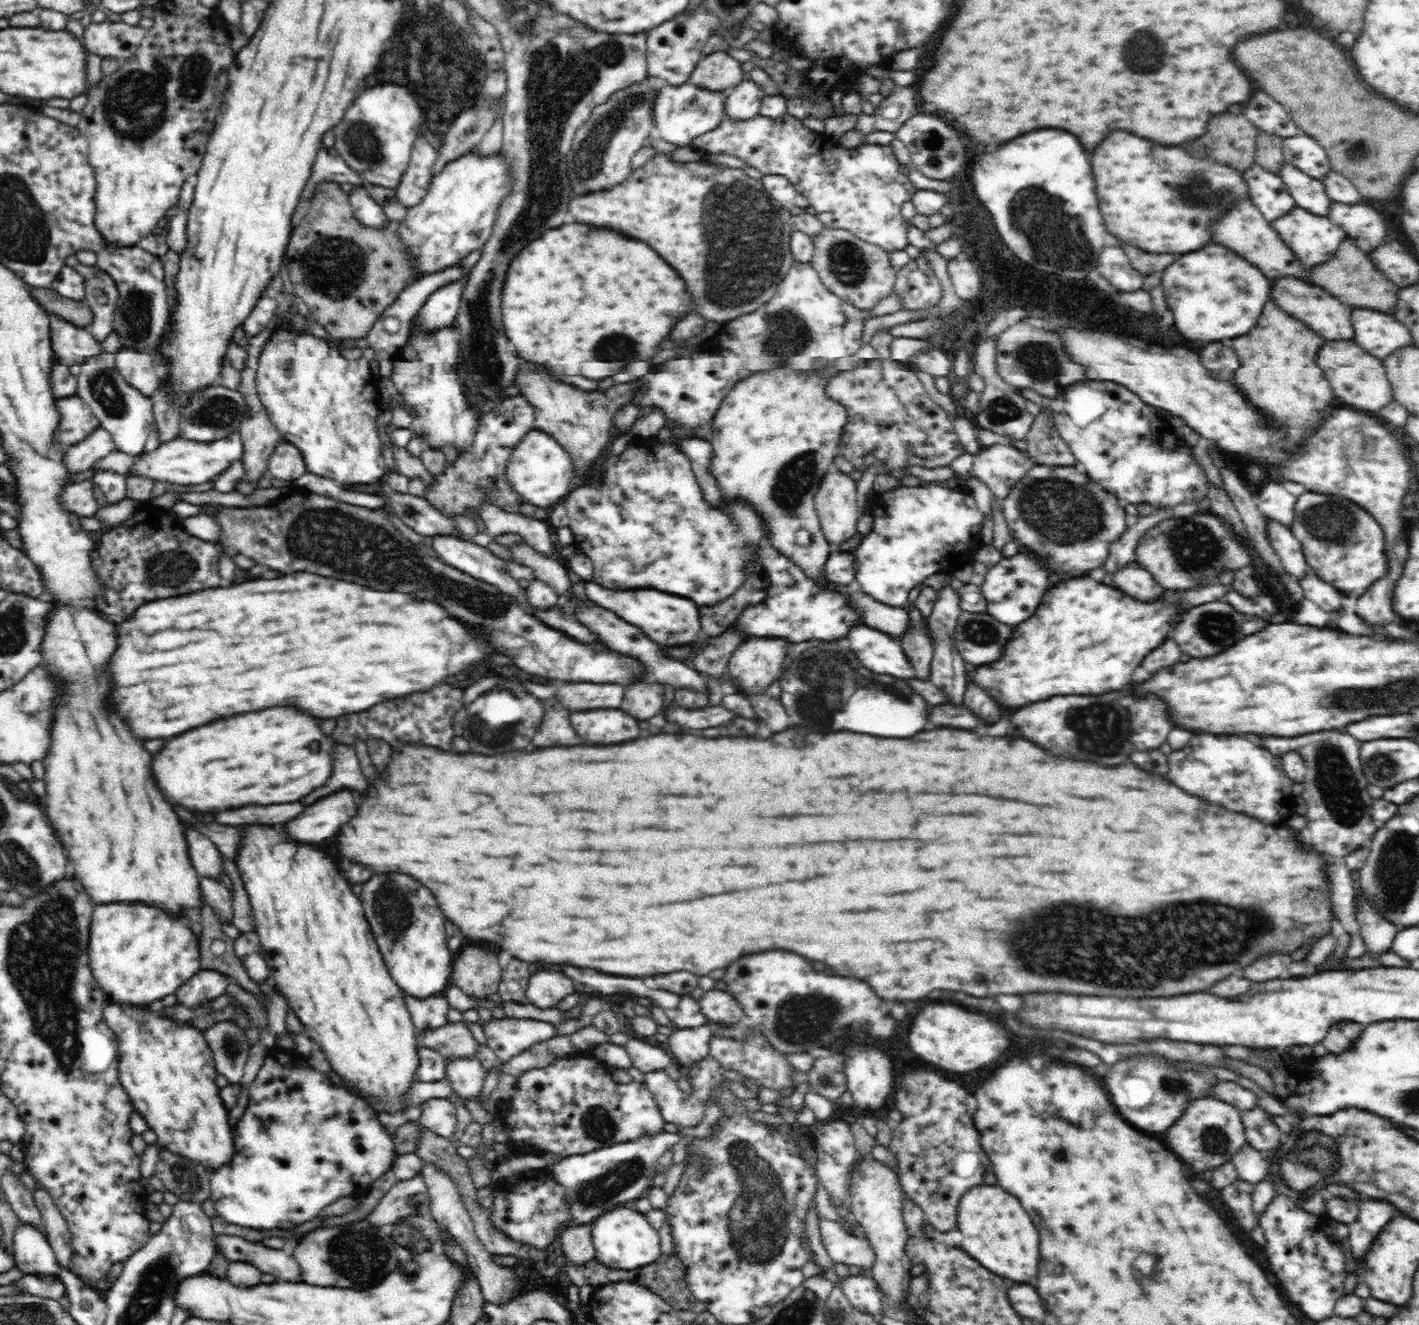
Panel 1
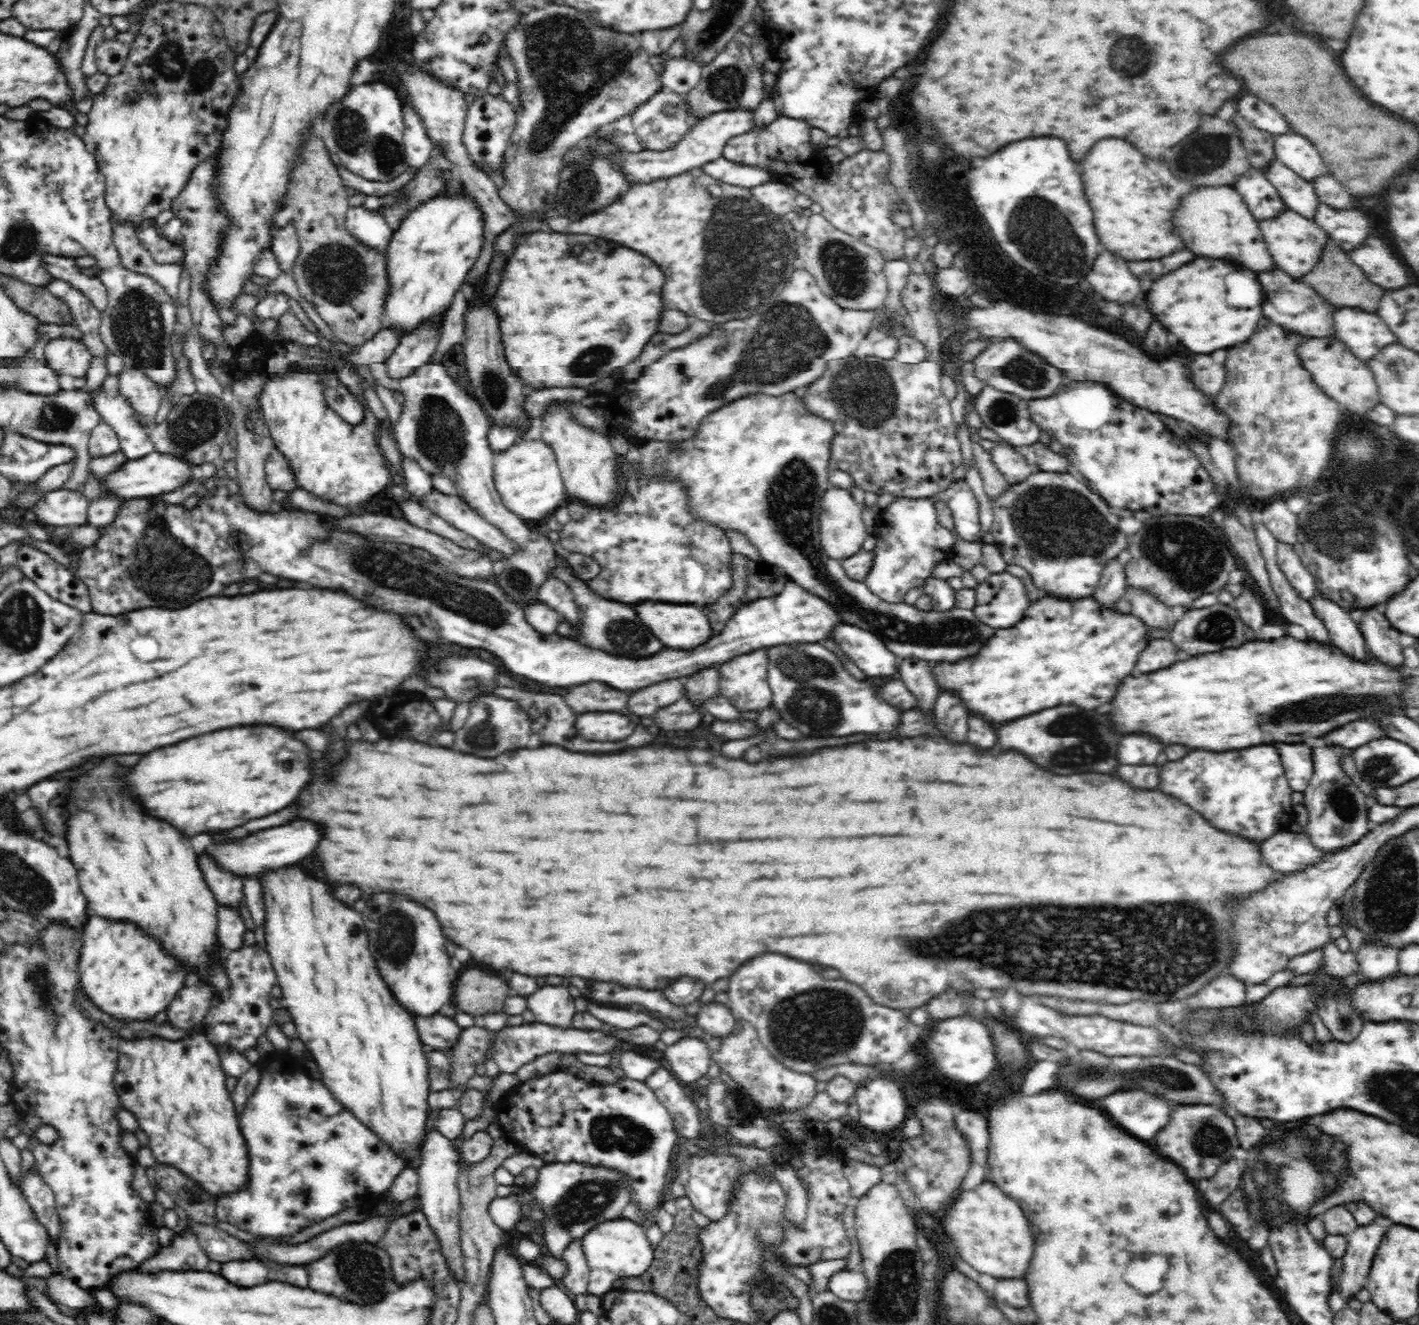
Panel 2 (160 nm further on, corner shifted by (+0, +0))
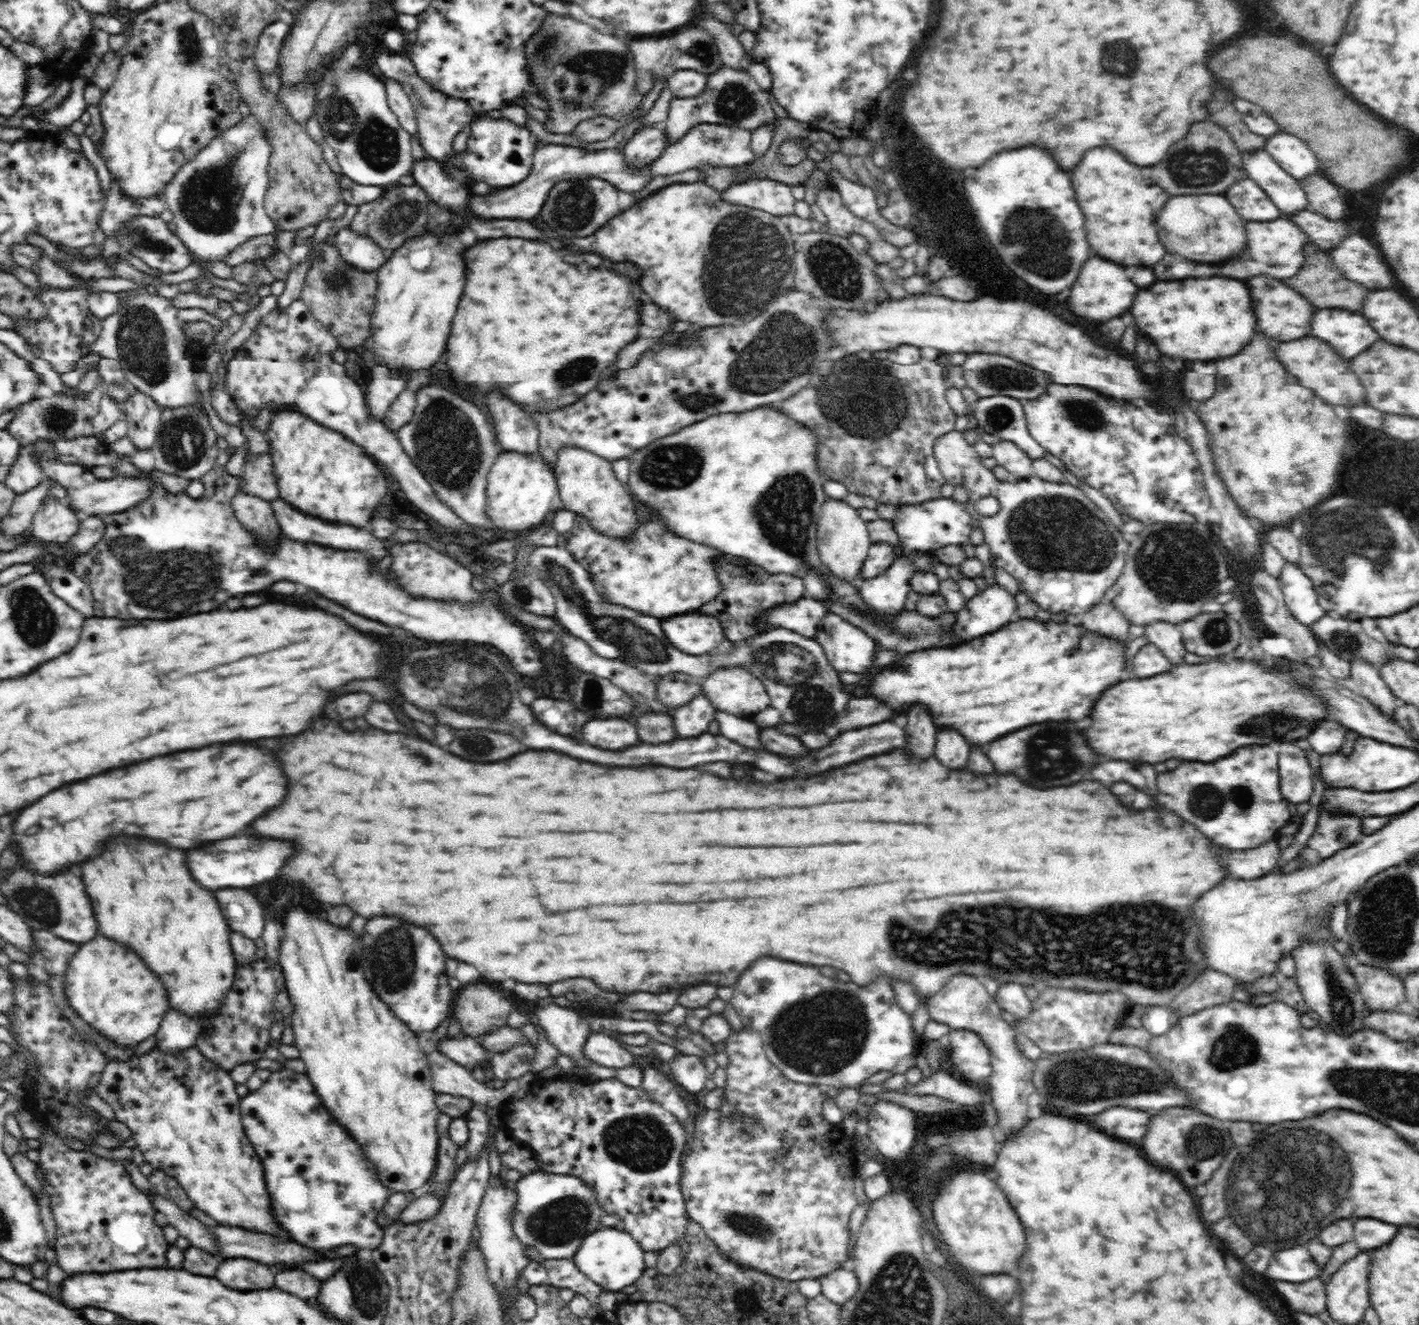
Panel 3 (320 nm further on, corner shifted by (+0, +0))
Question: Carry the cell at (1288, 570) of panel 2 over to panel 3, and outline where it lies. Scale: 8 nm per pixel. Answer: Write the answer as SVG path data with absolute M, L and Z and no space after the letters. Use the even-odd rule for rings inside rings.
M1284 565L1282 574L1279 574L1279 585L1286 607L1301 624L1308 627L1326 615L1325 610L1319 606L1311 578L1298 565Z

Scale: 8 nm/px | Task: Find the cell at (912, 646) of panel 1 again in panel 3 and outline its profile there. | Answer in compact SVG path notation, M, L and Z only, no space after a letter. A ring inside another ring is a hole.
M916 706L908 712L908 724L906 724L906 746L920 756L920 760L926 760L934 754L936 746L936 728L932 724L930 712L924 706Z

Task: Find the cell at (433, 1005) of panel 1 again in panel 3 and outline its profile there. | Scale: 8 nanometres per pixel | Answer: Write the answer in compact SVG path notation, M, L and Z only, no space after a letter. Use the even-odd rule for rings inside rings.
M459 1035L458 1038L451 1040L444 1037L436 1050L443 1052L471 1073L477 1069L482 1069L484 1072L491 1070L491 1052L486 1050L478 1039L466 1035Z

